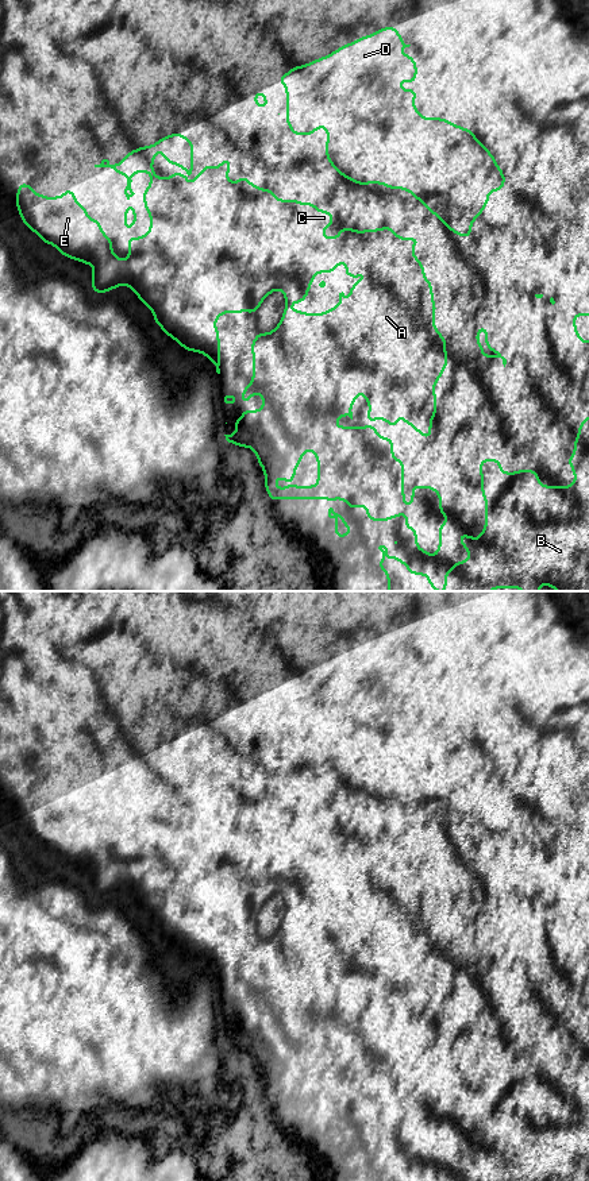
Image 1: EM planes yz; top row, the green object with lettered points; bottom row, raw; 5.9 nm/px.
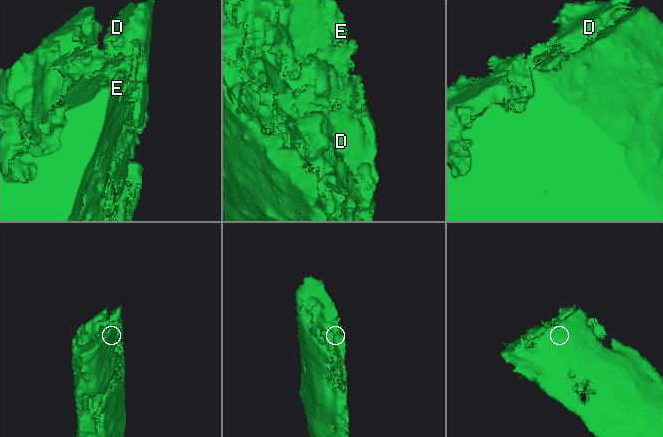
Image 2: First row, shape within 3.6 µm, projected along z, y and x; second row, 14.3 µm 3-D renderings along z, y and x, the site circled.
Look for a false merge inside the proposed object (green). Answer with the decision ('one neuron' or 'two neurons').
one neuron

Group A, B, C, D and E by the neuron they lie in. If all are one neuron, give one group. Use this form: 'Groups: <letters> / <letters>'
Groups: A B C D E

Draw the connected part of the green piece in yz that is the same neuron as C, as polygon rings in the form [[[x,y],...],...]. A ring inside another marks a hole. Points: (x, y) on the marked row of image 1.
[[[173,132],[169,136],[161,138],[158,142],[150,146],[139,147],[128,153],[123,157],[122,162],[111,165],[108,159],[103,159],[100,165],[95,165],[95,167],[111,167],[113,173],[122,173],[127,178],[127,186],[124,189],[124,194],[127,200],[130,200],[135,193],[131,189],[131,175],[134,173],[149,173],[150,185],[142,193],[142,198],[145,200],[145,209],[150,213],[150,231],[140,238],[127,238],[126,242],[128,244],[128,258],[126,260],[119,259],[112,252],[112,239],[108,238],[103,229],[101,223],[95,217],[86,219],[89,212],[74,198],[73,189],[65,189],[63,197],[59,198],[57,194],[53,196],[51,200],[47,198],[47,194],[38,194],[30,184],[19,184],[18,194],[15,197],[15,202],[18,207],[18,212],[22,216],[22,223],[26,224],[30,231],[34,231],[43,243],[49,243],[59,250],[59,252],[74,260],[81,260],[84,265],[93,266],[92,275],[92,290],[97,294],[103,294],[108,290],[113,290],[118,286],[128,285],[130,289],[139,297],[139,300],[146,304],[154,319],[155,325],[159,325],[162,331],[174,339],[182,348],[186,351],[201,352],[205,355],[213,364],[212,367],[220,374],[220,339],[219,329],[215,325],[215,321],[223,313],[242,313],[246,310],[247,313],[257,313],[262,301],[274,290],[280,289],[285,296],[285,309],[281,317],[280,324],[269,333],[259,332],[254,339],[253,344],[249,350],[253,351],[253,381],[242,390],[242,404],[246,405],[249,400],[259,390],[262,395],[261,410],[242,410],[242,417],[239,420],[234,418],[234,424],[236,427],[236,432],[232,435],[224,435],[226,440],[232,444],[238,444],[238,448],[249,447],[258,456],[257,462],[262,467],[265,472],[265,490],[270,494],[267,497],[269,501],[274,499],[343,499],[349,503],[350,510],[355,507],[361,507],[363,505],[367,506],[366,518],[370,521],[389,521],[390,518],[400,517],[403,513],[408,514],[408,518],[404,522],[405,529],[415,530],[415,547],[417,551],[423,551],[428,557],[434,559],[439,555],[442,548],[442,525],[450,522],[450,517],[442,512],[442,494],[434,486],[417,486],[412,483],[412,503],[408,509],[404,503],[404,460],[393,458],[393,439],[392,437],[381,437],[377,432],[376,427],[335,427],[334,422],[339,420],[340,416],[349,416],[353,420],[353,412],[350,409],[351,405],[355,404],[357,394],[366,395],[366,404],[372,406],[370,410],[366,412],[367,421],[376,421],[381,417],[388,422],[389,427],[399,425],[399,412],[404,412],[404,425],[409,424],[412,428],[419,432],[424,439],[430,439],[432,435],[431,422],[436,414],[436,401],[438,397],[434,393],[434,387],[439,378],[443,375],[443,371],[449,363],[447,352],[446,352],[446,337],[436,331],[436,325],[434,323],[434,314],[436,312],[436,305],[434,304],[434,292],[431,290],[432,281],[426,279],[424,266],[415,256],[412,251],[412,246],[419,246],[419,238],[399,238],[396,231],[392,227],[381,227],[378,229],[365,229],[355,231],[354,228],[342,227],[339,229],[339,235],[336,238],[324,238],[323,229],[326,227],[331,227],[334,224],[334,215],[330,211],[319,211],[312,201],[307,201],[305,205],[301,204],[300,200],[278,200],[274,196],[273,189],[259,189],[255,184],[250,184],[247,181],[246,174],[243,174],[235,184],[232,184],[226,174],[231,170],[231,159],[224,158],[223,162],[217,167],[211,167],[208,162],[204,163],[204,170],[199,174],[196,184],[185,184],[184,175],[181,173],[173,173],[169,178],[158,178],[155,175],[155,169],[151,163],[155,161],[155,150],[161,150],[161,155],[165,157],[166,166],[170,167],[174,162],[178,167],[186,167],[188,175],[186,178],[193,177],[193,140],[189,140],[185,135],[180,135],[178,132]],[[336,263],[349,263],[350,266],[344,269],[346,277],[359,277],[359,271],[363,271],[366,278],[363,282],[357,281],[350,287],[350,300],[344,300],[344,293],[339,293],[339,305],[336,308],[328,308],[326,313],[303,313],[300,309],[293,312],[290,309],[292,302],[304,302],[307,294],[311,292],[309,286],[313,282],[313,275],[317,273],[336,273]],[[311,448],[312,454],[316,455],[317,459],[317,485],[316,486],[286,486],[281,490],[274,485],[274,478],[278,476],[281,480],[294,480],[296,479],[296,467],[301,463],[303,455],[307,454],[307,449]]]

